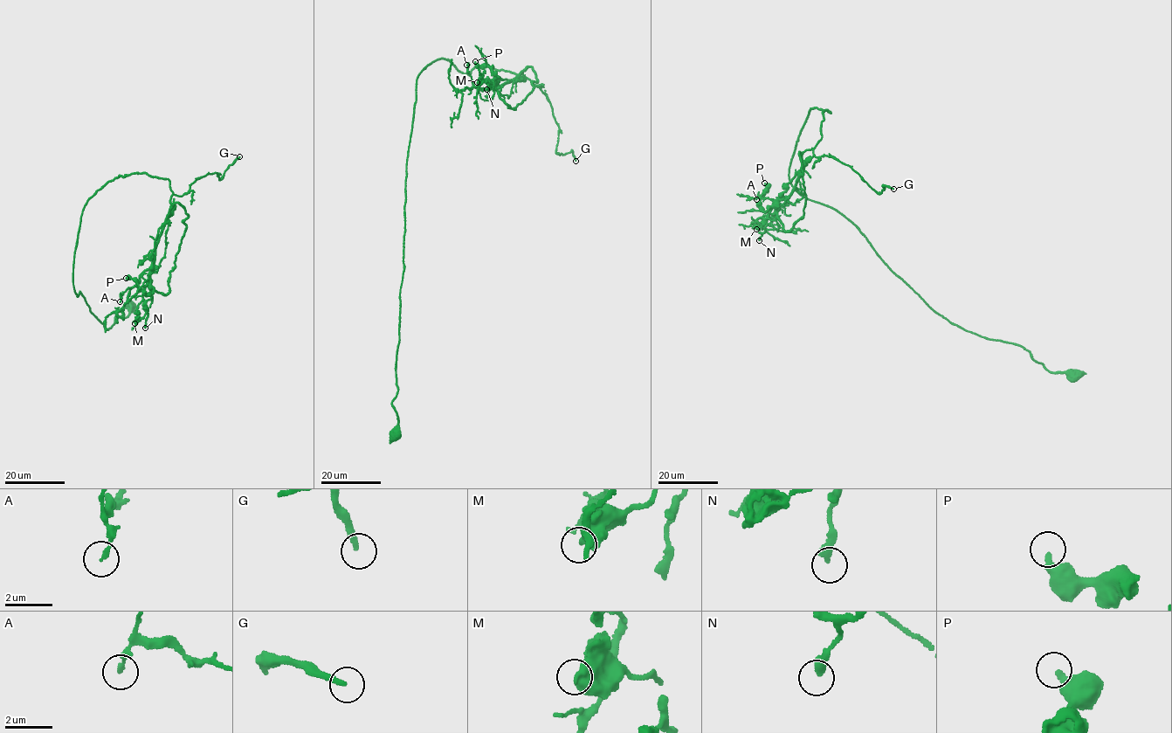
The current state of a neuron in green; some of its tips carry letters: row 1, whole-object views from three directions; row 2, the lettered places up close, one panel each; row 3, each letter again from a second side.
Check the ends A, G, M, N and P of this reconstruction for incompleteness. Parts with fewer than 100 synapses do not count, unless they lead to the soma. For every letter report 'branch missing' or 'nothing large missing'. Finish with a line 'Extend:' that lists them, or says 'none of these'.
A: nothing large missing
G: nothing large missing
M: nothing large missing
N: nothing large missing
P: nothing large missing
Extend: none of these

